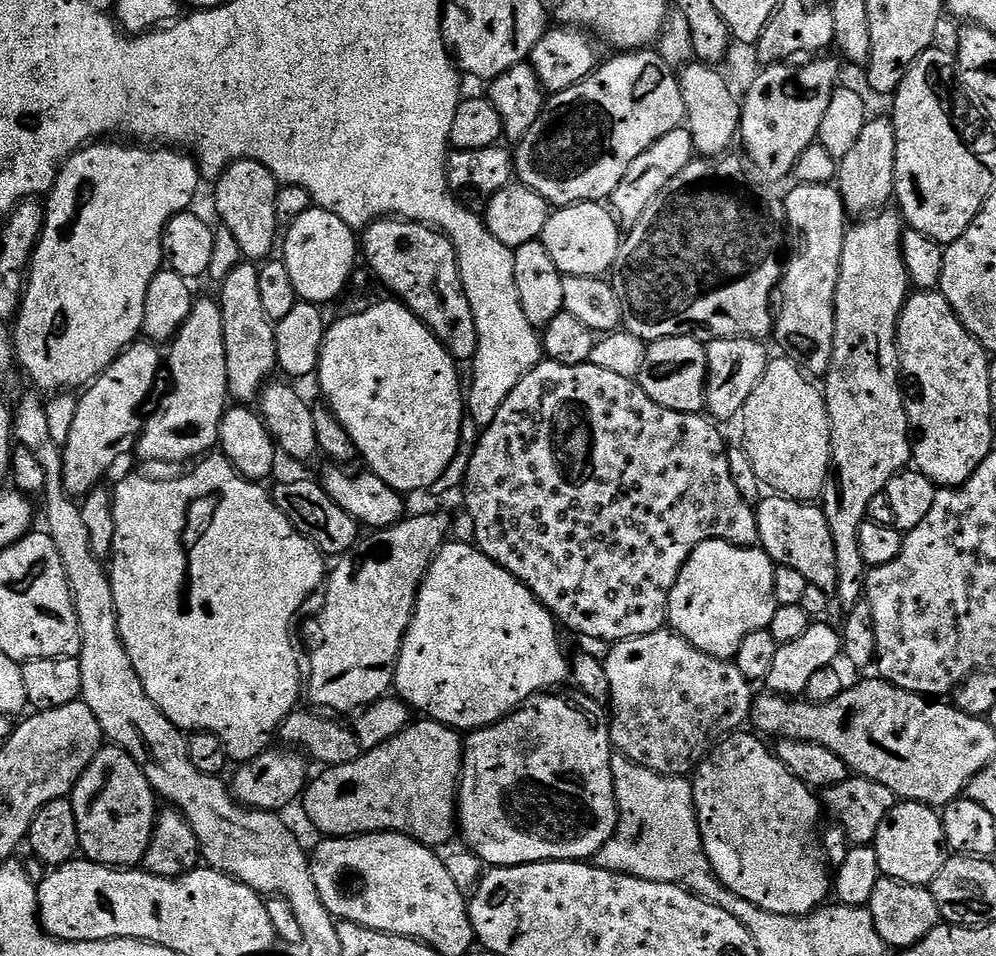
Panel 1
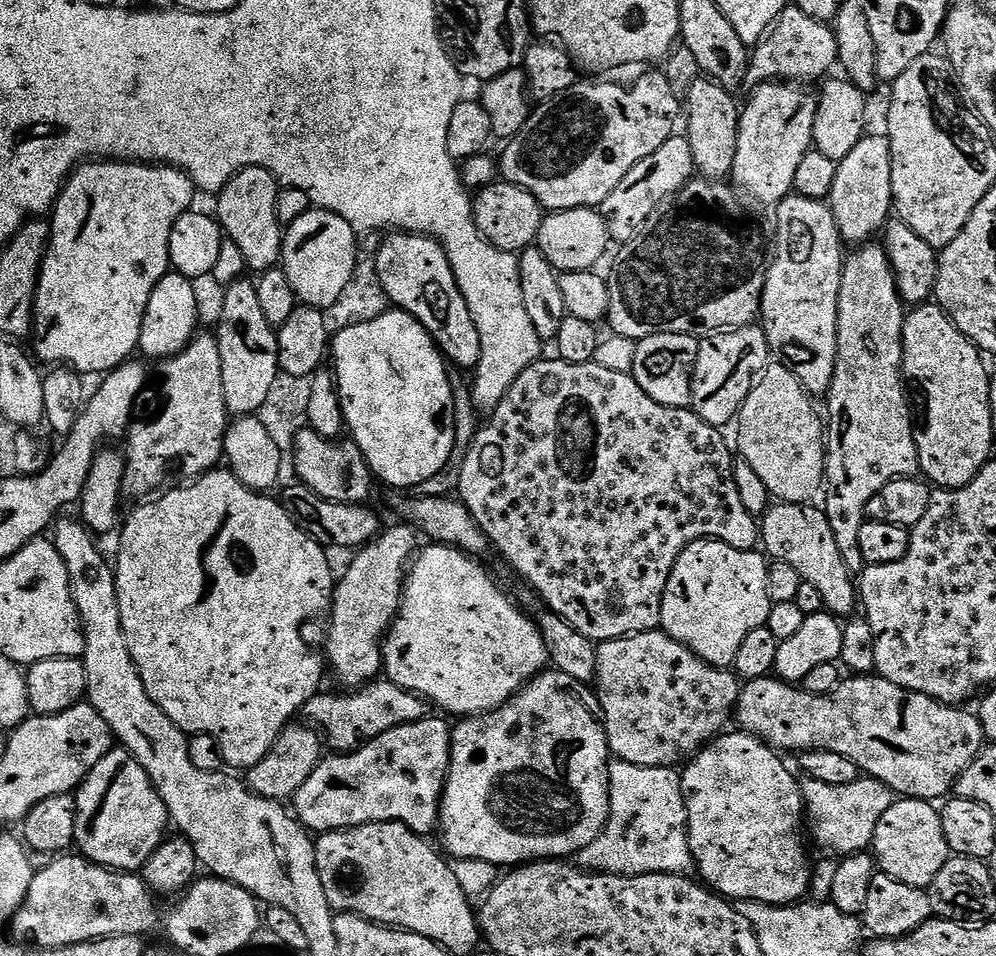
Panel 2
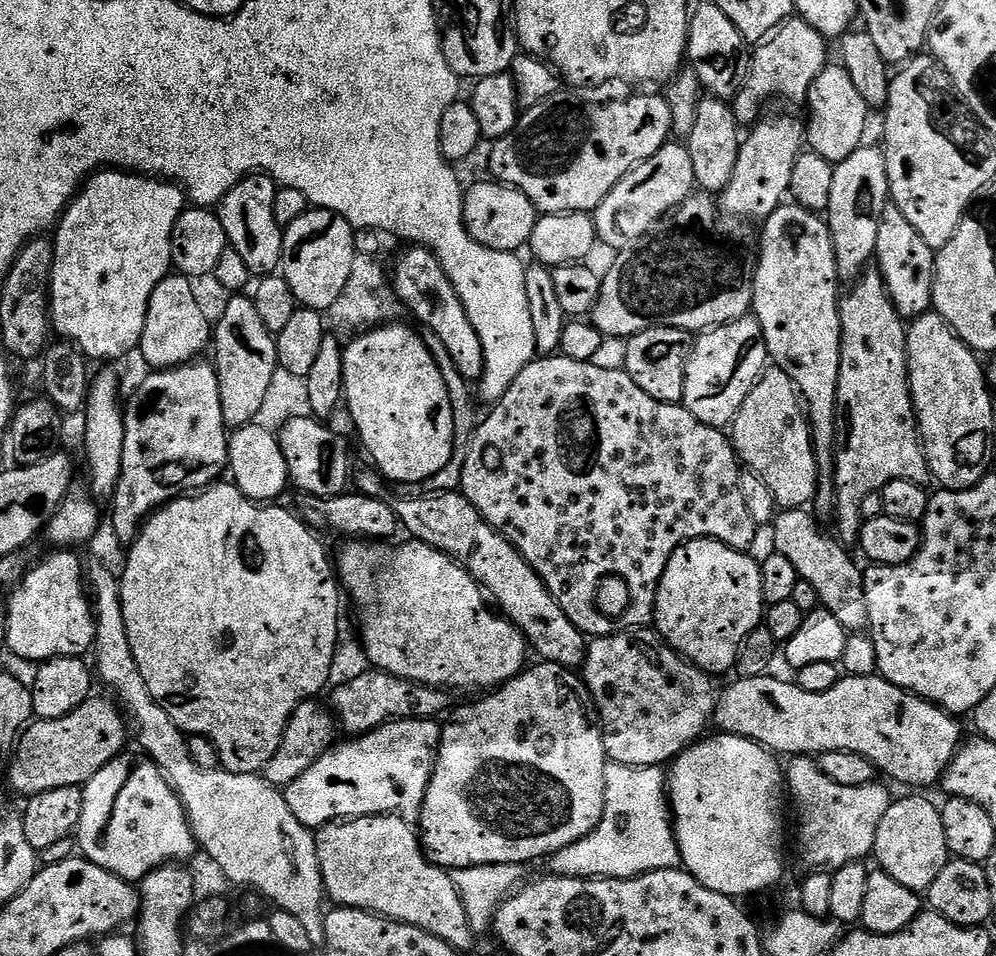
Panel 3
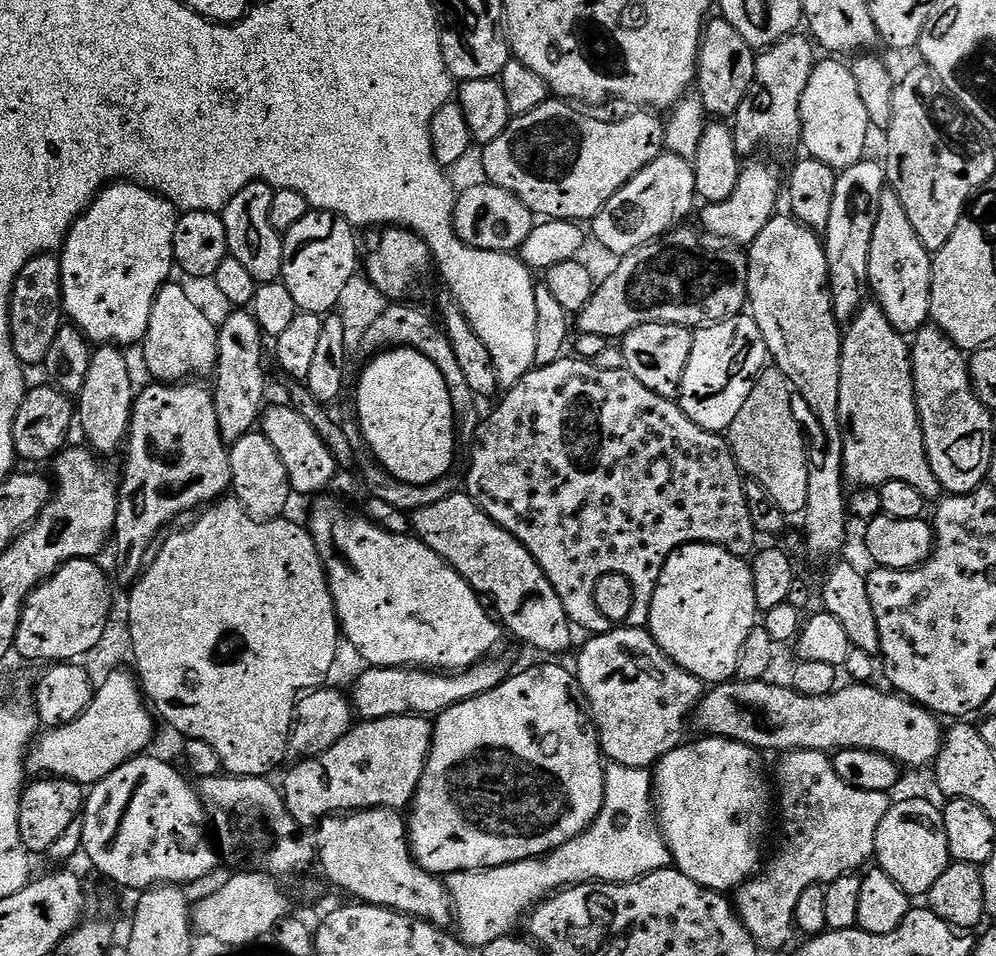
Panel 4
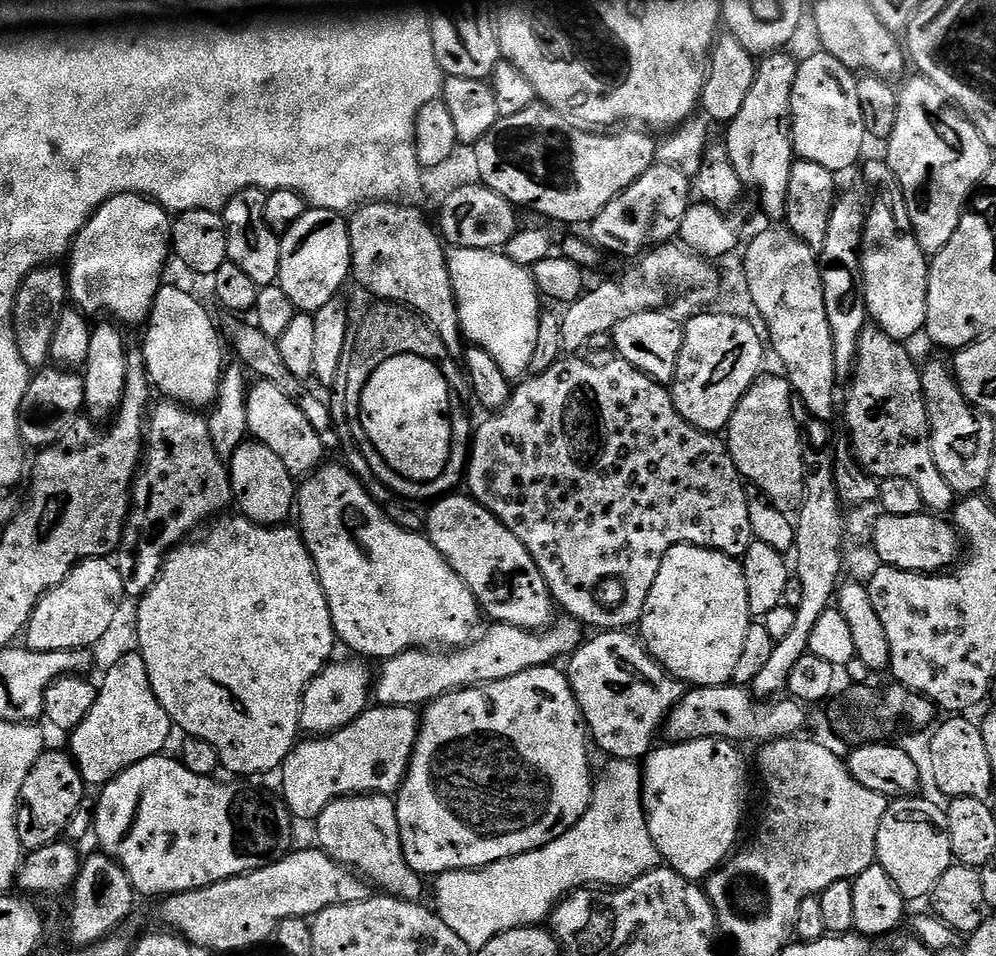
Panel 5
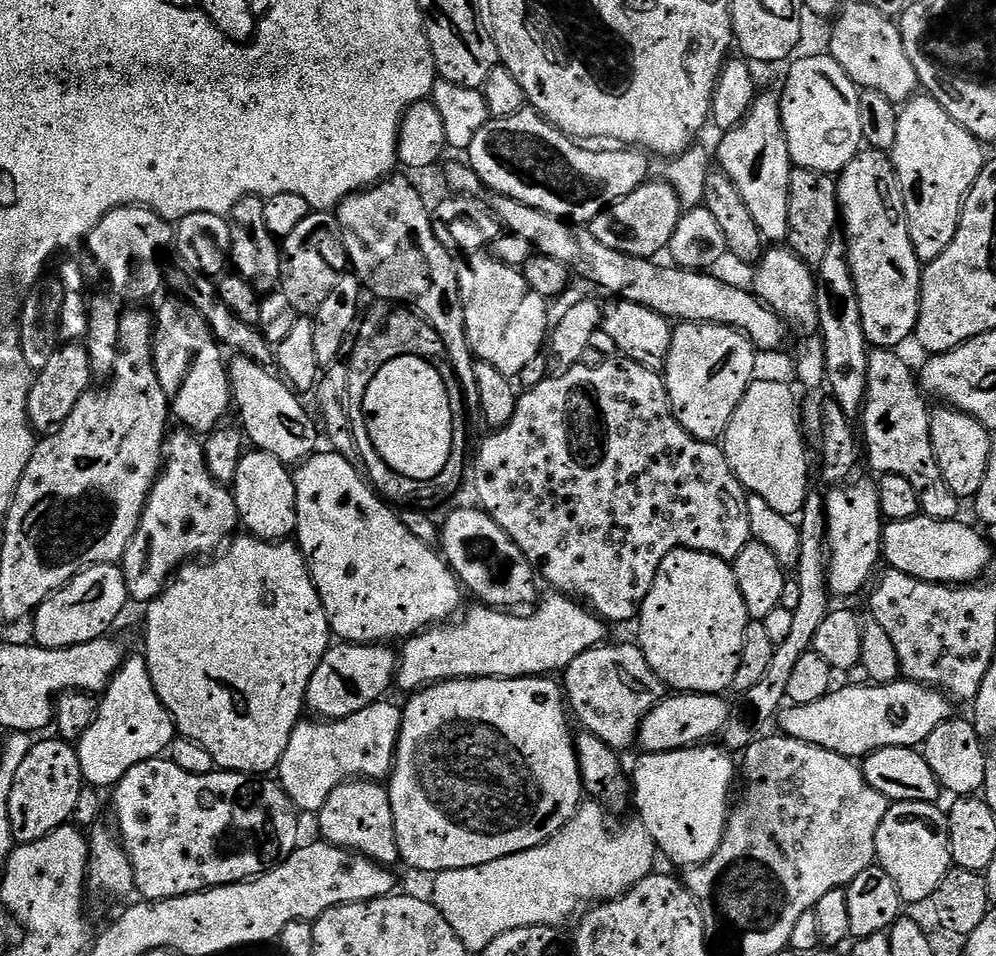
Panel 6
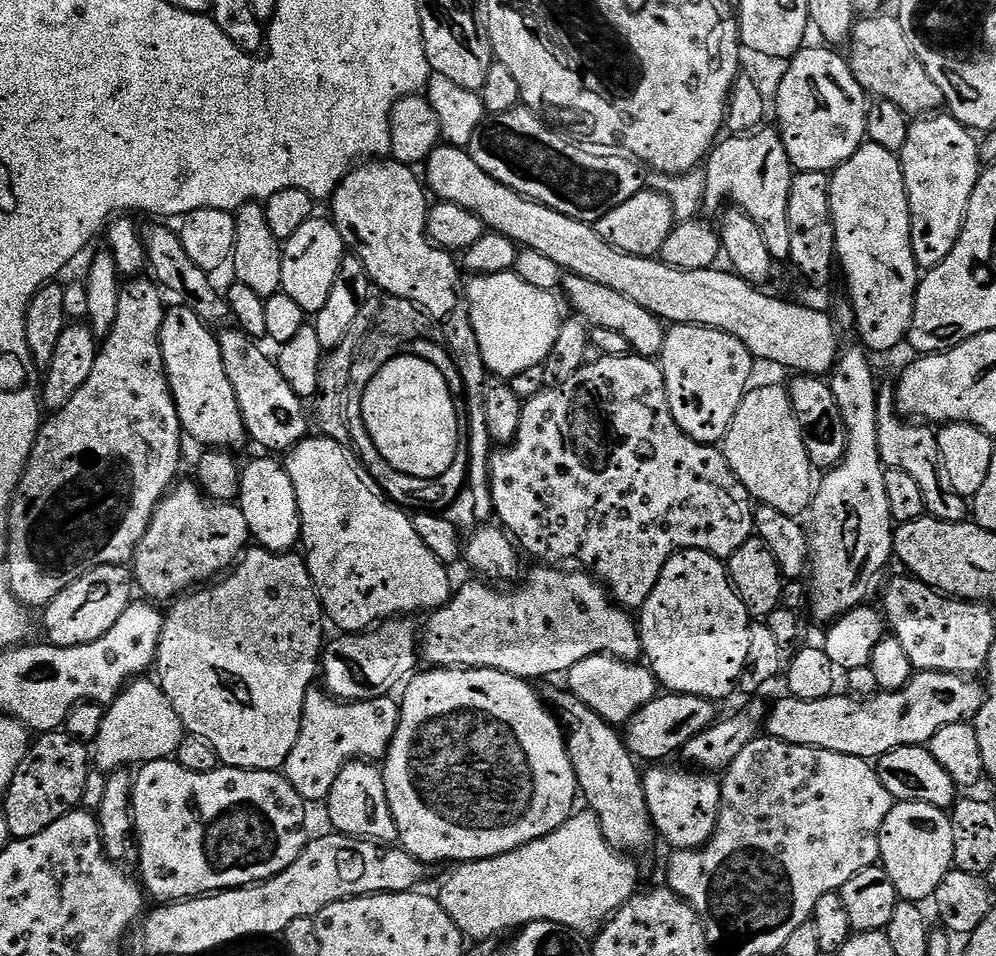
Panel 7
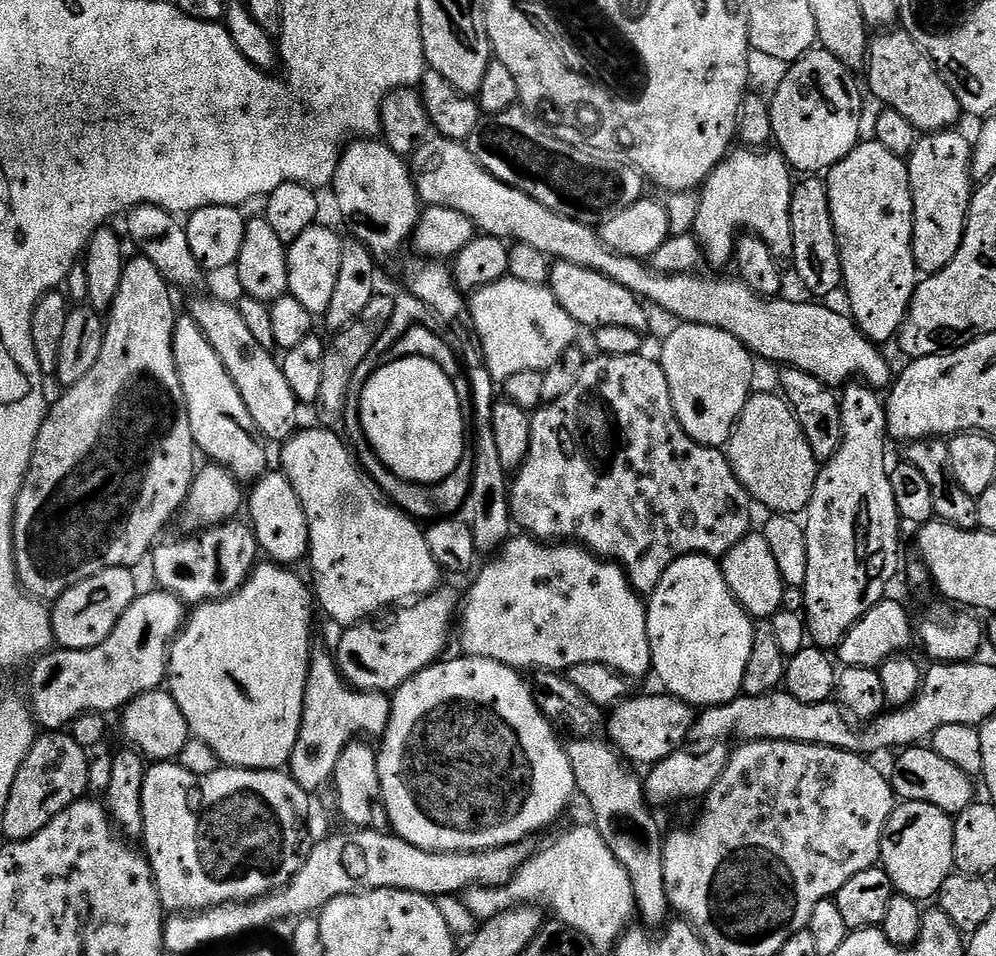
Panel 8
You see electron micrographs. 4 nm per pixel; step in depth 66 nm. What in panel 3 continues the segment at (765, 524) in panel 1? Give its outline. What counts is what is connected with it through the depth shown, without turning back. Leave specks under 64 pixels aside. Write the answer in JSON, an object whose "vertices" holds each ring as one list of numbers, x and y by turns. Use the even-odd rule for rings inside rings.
{"vertices":[[804,508,781,511,770,525,773,544,771,547,790,558,790,563,794,565,794,570,801,580,814,586,822,607,830,610,830,614,834,614,834,618,842,622,845,632,863,633,868,626,870,610,866,610,866,590,861,565,858,566,852,561,852,556,848,553,851,551,839,539,831,540,820,529,821,521,809,512]]}

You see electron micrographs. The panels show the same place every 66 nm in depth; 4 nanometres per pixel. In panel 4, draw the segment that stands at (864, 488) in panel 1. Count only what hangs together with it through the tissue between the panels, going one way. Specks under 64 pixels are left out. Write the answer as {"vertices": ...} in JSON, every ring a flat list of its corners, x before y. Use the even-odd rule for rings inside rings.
{"vertices":[[875,302,865,303,864,307,856,313,854,319,843,329,840,341,840,385,838,386,838,402,840,403,840,407,838,415,840,417,840,428,844,432,844,479,849,485,863,485,863,487,874,489,879,489,880,485,891,480,908,480,910,486,914,486,914,490,918,490,918,494,924,496,925,501,936,502,941,499,942,489,938,482,938,474,934,474,934,470,930,466,930,458,926,454,924,431,920,425,920,415,918,414,918,406,916,405,916,391,914,390,914,382,912,381,912,350,909,341,906,342,904,340,907,340,905,333,894,330,890,318,886,318,886,314,881,310,879,304]]}

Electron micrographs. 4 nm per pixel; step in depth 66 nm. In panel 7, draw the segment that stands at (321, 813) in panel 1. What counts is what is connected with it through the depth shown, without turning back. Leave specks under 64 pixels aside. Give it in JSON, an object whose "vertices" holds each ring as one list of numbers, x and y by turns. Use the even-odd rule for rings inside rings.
{"vertices":[[323,687,308,689,302,706,298,742,284,763,282,774,306,802,327,801,334,778,352,760,383,761,398,730,400,705,392,696,345,702,328,695]]}

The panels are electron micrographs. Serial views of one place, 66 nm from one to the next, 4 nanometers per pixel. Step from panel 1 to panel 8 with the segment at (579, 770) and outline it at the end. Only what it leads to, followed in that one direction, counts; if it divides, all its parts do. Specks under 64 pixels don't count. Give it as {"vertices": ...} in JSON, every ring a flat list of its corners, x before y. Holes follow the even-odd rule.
{"vertices":[[457,655,457,660,441,659,439,662,423,668,414,674,401,688,391,693,392,709,388,725,378,740,378,782,382,790,382,802,388,815,391,831,406,842,431,852,484,852,488,848,501,848,507,844,519,844,527,841,539,828,558,819,564,807,577,795,574,782,574,770,570,770,570,758,565,745,560,744,552,724,543,716,541,705,533,696,533,689,527,684,519,671,507,664,482,658,481,656]]}

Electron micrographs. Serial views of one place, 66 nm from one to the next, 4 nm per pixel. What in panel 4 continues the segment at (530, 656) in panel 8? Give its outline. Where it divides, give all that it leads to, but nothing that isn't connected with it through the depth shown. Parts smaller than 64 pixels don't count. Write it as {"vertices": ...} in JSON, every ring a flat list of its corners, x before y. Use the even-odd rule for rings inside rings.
{"vertices":[[497,658,475,664,455,674,441,674,427,668,374,668,365,667,350,691,355,715,360,720,377,720,395,716,426,716,435,718,463,700,486,694,507,680,510,669]]}

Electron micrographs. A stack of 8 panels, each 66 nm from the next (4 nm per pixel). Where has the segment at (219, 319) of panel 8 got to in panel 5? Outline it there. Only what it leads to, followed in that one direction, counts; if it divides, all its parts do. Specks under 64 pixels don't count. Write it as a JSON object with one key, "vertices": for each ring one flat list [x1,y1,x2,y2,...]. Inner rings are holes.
{"vertices":[[257,379,249,387,246,416,249,437,257,444,270,446,270,450,286,462,286,470,290,470,293,477,307,477,325,463,326,451,314,427,306,420,306,415,270,381]]}

